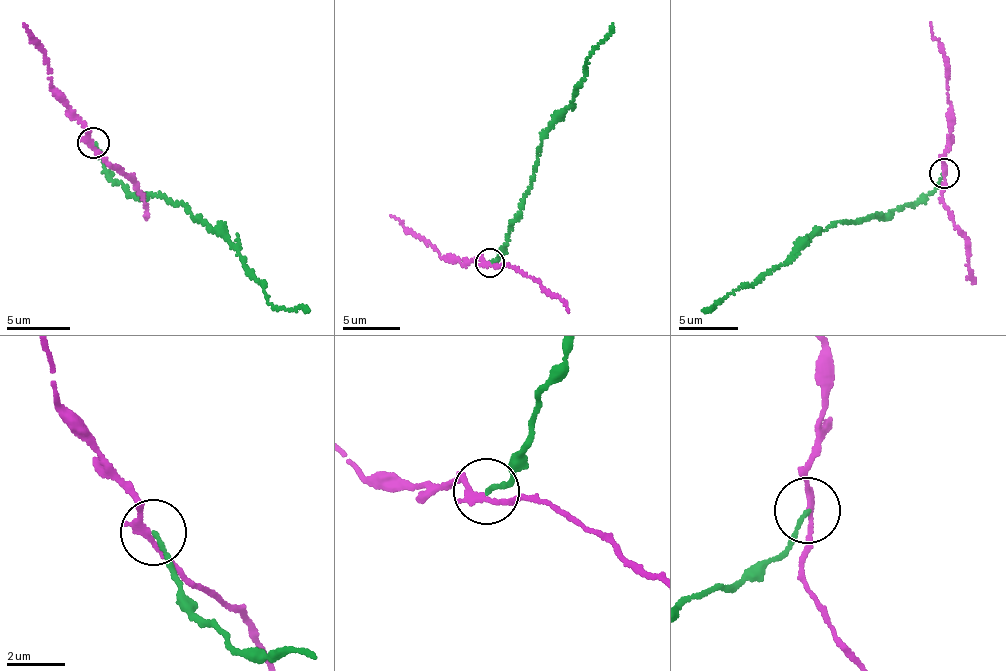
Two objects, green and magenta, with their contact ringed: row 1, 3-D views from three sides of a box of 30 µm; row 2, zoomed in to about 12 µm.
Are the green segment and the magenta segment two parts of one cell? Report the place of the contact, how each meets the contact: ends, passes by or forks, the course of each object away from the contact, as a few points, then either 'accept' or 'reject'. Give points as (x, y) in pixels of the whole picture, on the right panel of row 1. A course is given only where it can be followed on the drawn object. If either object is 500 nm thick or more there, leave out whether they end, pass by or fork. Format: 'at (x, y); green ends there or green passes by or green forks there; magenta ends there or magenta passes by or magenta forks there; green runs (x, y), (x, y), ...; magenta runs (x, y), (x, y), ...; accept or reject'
at (944, 173); green ends there; magenta passes by; green runs (944, 173), (917, 204), (866, 220), (831, 222), (797, 242), (784, 265), (722, 298), (713, 309), (702, 310); magenta runs (944, 173), (952, 106), (946, 66), (931, 23); reject

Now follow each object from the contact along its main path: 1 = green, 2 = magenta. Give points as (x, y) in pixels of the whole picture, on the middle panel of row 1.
1: (489, 263), (507, 245), (541, 138), (555, 113), (573, 103), (589, 54), (612, 23)
2: (489, 263), (482, 257), (471, 262), (443, 257), (423, 237), (391, 215)

